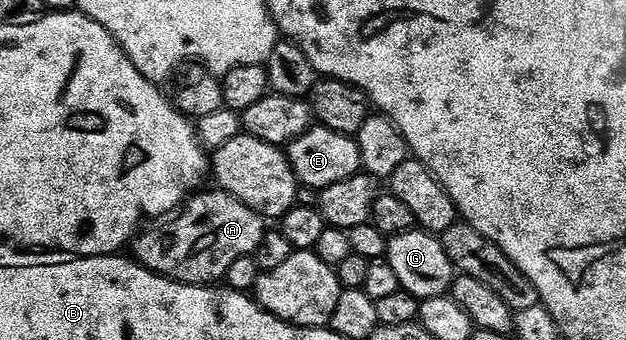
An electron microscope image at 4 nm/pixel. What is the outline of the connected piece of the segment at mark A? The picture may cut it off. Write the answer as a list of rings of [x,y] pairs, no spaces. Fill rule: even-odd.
[[[212,189],[194,193],[176,216],[154,225],[154,230],[146,229],[132,243],[132,257],[164,278],[188,286],[211,286],[224,279],[227,268],[239,256],[256,255],[259,240],[263,240],[267,229],[266,219],[227,191]]]

